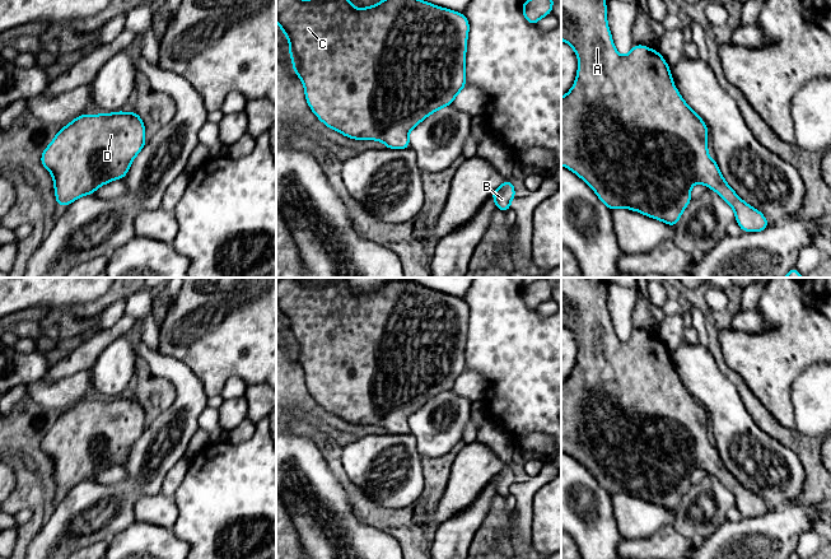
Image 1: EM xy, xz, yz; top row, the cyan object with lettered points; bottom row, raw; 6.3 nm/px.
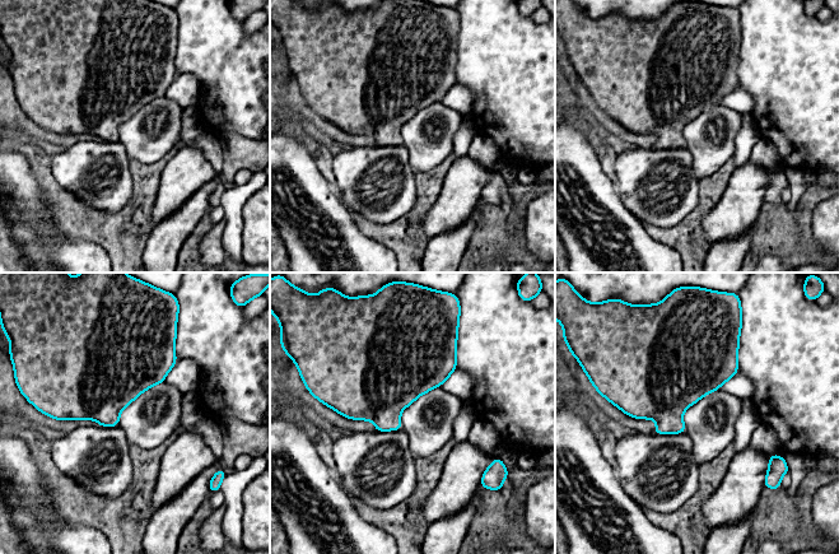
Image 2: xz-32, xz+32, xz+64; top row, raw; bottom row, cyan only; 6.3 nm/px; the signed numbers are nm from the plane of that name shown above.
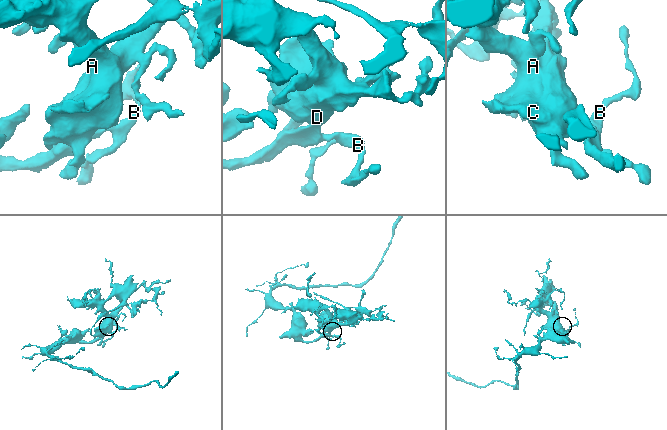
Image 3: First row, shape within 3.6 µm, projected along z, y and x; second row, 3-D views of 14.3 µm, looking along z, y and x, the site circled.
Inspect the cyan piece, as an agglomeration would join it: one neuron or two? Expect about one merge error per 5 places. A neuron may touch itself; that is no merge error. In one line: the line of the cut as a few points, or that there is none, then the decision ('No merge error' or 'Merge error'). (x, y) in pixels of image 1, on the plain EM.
No split. No merge error

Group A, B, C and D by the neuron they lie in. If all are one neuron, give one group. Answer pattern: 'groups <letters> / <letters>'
groups A B C D

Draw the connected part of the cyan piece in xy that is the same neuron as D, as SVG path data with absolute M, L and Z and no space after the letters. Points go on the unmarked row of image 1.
M137 397L80 400L61 414L41 442L53 461L56 492L70 490L97 472L122 465L145 430Z

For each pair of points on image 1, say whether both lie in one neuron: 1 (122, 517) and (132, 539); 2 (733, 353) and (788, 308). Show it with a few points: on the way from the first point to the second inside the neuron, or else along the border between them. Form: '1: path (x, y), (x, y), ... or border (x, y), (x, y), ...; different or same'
1: border (135, 521), (118, 531), (108, 543); different
2: path (751, 353), (762, 353), (788, 326); same

